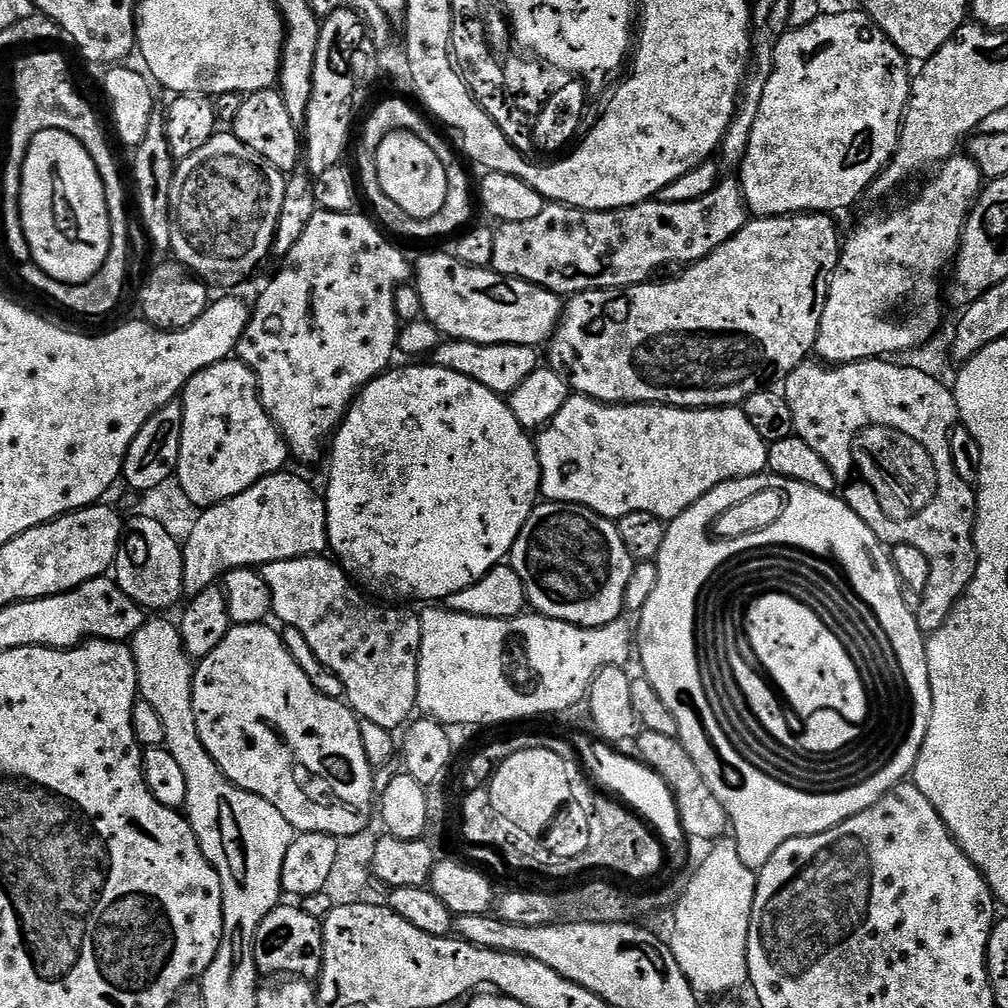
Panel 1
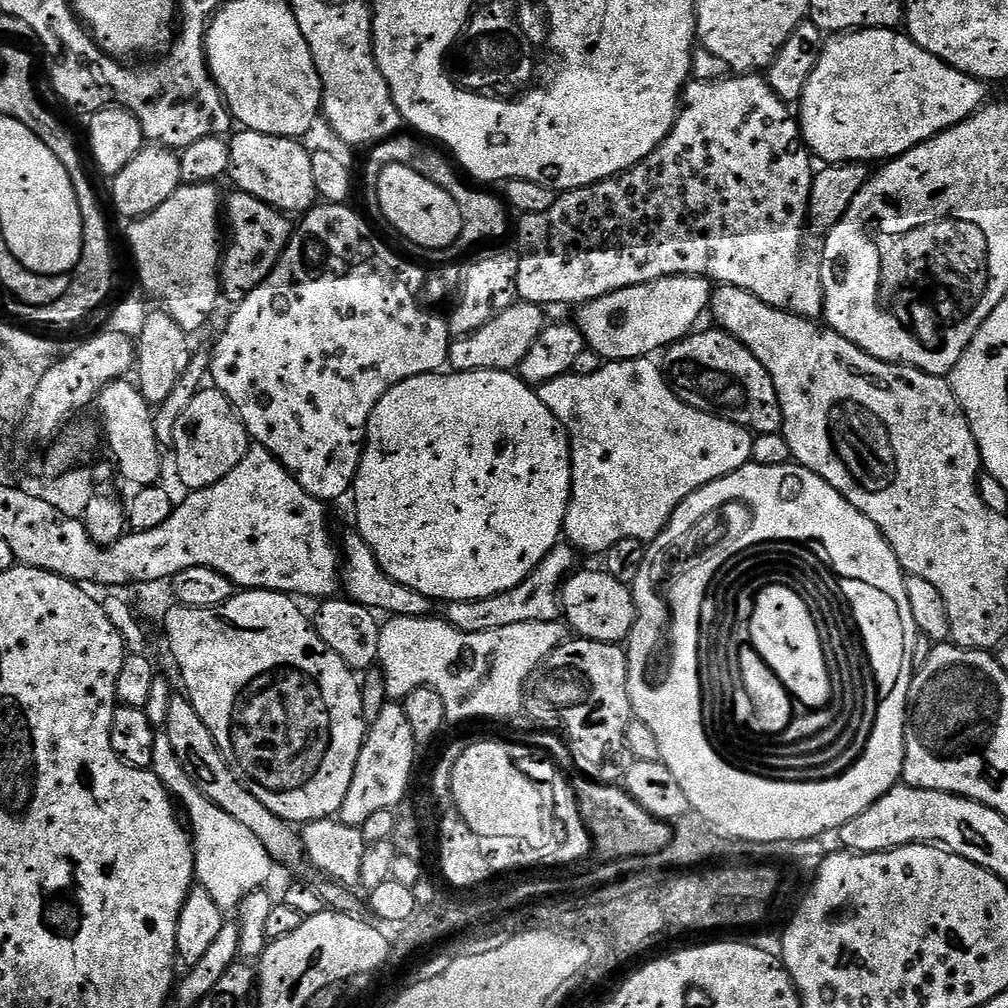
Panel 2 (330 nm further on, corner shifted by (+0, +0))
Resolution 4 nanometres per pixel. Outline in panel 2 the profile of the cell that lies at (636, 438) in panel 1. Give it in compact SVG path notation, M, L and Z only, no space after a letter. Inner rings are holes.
M645 358L642 360L618 360L605 363L603 368L598 370L598 374L586 374L585 376L559 376L550 382L539 385L538 391L542 402L558 418L558 422L568 432L568 438L572 442L572 497L566 510L564 519L563 539L571 544L573 548L584 552L600 552L606 554L614 542L622 542L626 538L652 542L659 537L663 528L668 527L670 518L694 490L738 470L743 464L749 463L752 459L753 433L741 424L735 424L729 420L723 420L720 416L711 416L708 412L698 410L690 406L676 394L676 389L672 387L667 375L662 371L659 363L655 364L655 359Z

